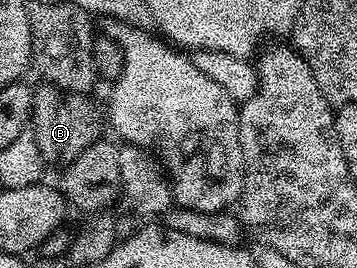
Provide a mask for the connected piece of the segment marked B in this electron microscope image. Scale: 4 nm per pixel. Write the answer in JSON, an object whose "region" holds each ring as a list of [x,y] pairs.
{"region":[[[45,82],[44,87],[36,87],[32,93],[32,121],[30,128],[41,150],[45,164],[57,163],[63,169],[89,145],[101,138],[100,119],[96,107],[83,94],[63,91],[53,83]]]}

